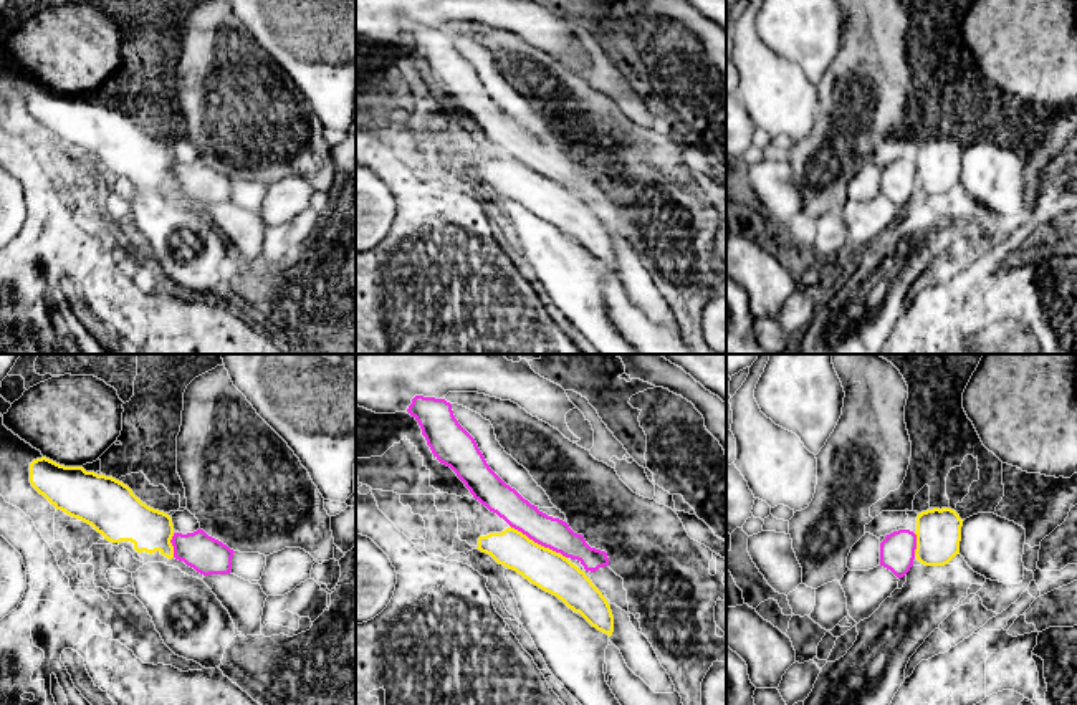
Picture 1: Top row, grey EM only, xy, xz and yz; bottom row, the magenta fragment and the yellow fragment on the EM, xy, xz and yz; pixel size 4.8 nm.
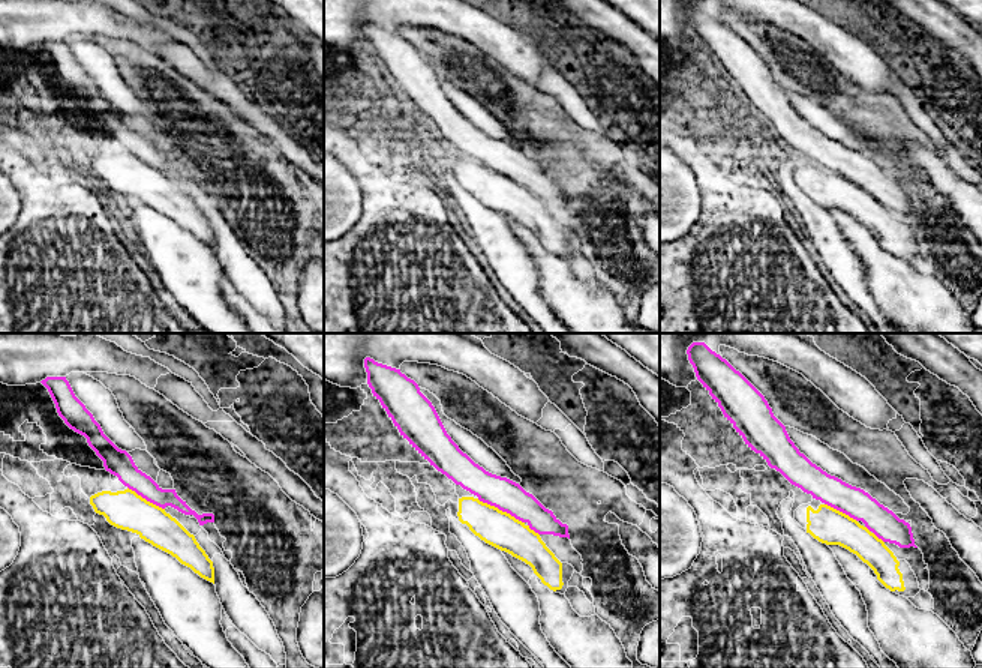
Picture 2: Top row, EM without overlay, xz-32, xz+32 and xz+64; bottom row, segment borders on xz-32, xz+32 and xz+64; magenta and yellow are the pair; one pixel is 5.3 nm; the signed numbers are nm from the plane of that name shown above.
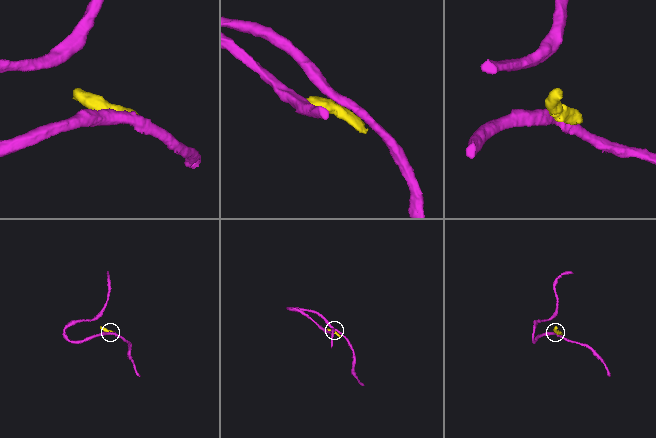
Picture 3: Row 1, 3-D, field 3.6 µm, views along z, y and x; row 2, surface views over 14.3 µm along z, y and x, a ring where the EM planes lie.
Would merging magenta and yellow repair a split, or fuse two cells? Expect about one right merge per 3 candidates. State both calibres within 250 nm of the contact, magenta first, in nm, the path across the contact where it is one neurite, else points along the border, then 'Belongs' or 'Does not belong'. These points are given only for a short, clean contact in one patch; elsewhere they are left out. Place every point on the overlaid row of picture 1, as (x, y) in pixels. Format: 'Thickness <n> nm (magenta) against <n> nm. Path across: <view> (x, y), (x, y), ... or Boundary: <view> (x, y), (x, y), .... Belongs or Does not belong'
Thickness 150 nm (magenta) against 190 nm. Belongs

